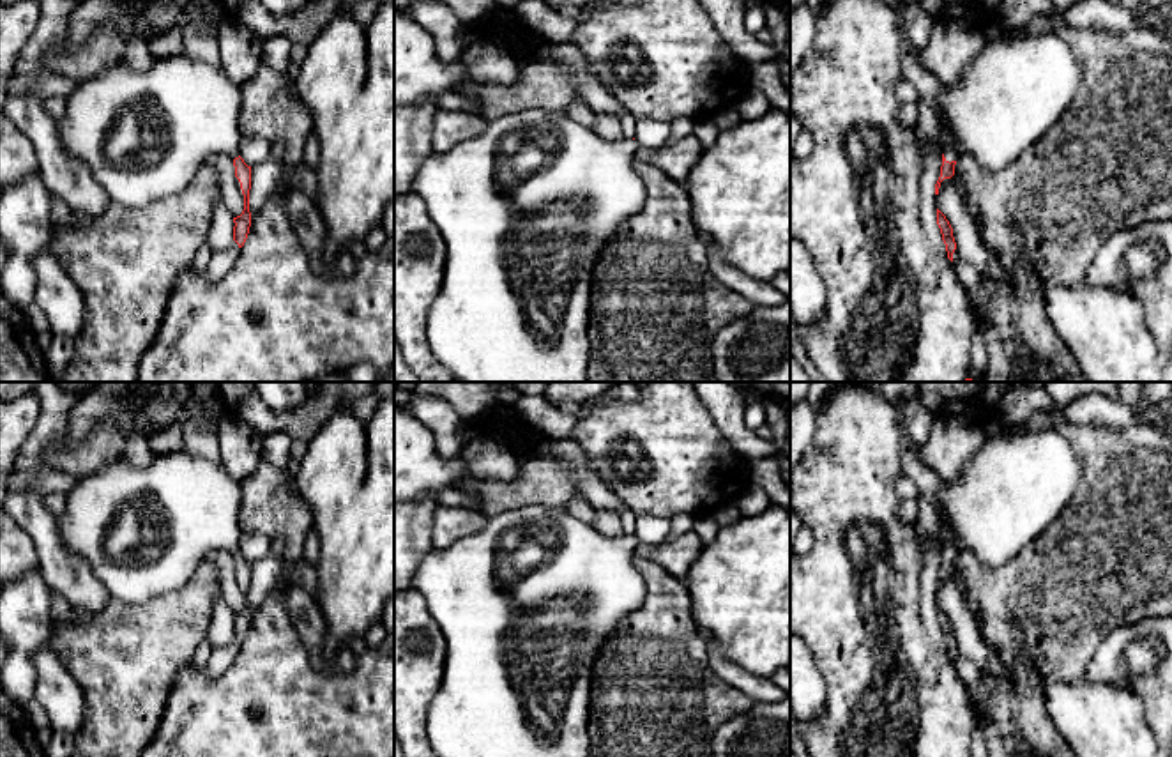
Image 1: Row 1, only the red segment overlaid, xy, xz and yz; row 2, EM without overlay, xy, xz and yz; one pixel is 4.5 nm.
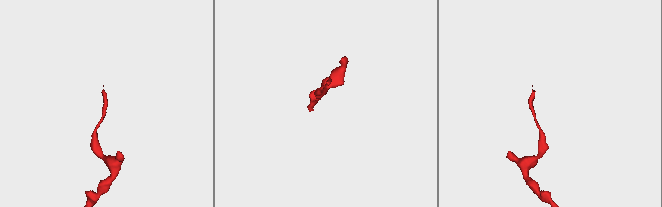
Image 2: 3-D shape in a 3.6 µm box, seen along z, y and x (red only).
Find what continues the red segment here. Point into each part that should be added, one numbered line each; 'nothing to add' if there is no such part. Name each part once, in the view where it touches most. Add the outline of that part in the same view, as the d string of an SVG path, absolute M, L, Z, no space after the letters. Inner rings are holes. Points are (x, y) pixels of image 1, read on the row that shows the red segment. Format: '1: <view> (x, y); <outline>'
1: yz (1019, 85); M1009 32L979 50L965 73L944 83L937 119L946 161L974 156L986 170L1002 170L1054 127L1082 85L1084 65L1055 32L1039 35Z

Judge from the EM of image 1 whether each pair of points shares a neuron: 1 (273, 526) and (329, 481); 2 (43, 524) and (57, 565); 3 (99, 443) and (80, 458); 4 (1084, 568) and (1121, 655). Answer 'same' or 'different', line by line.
1: different
2: same
3: same
4: different

